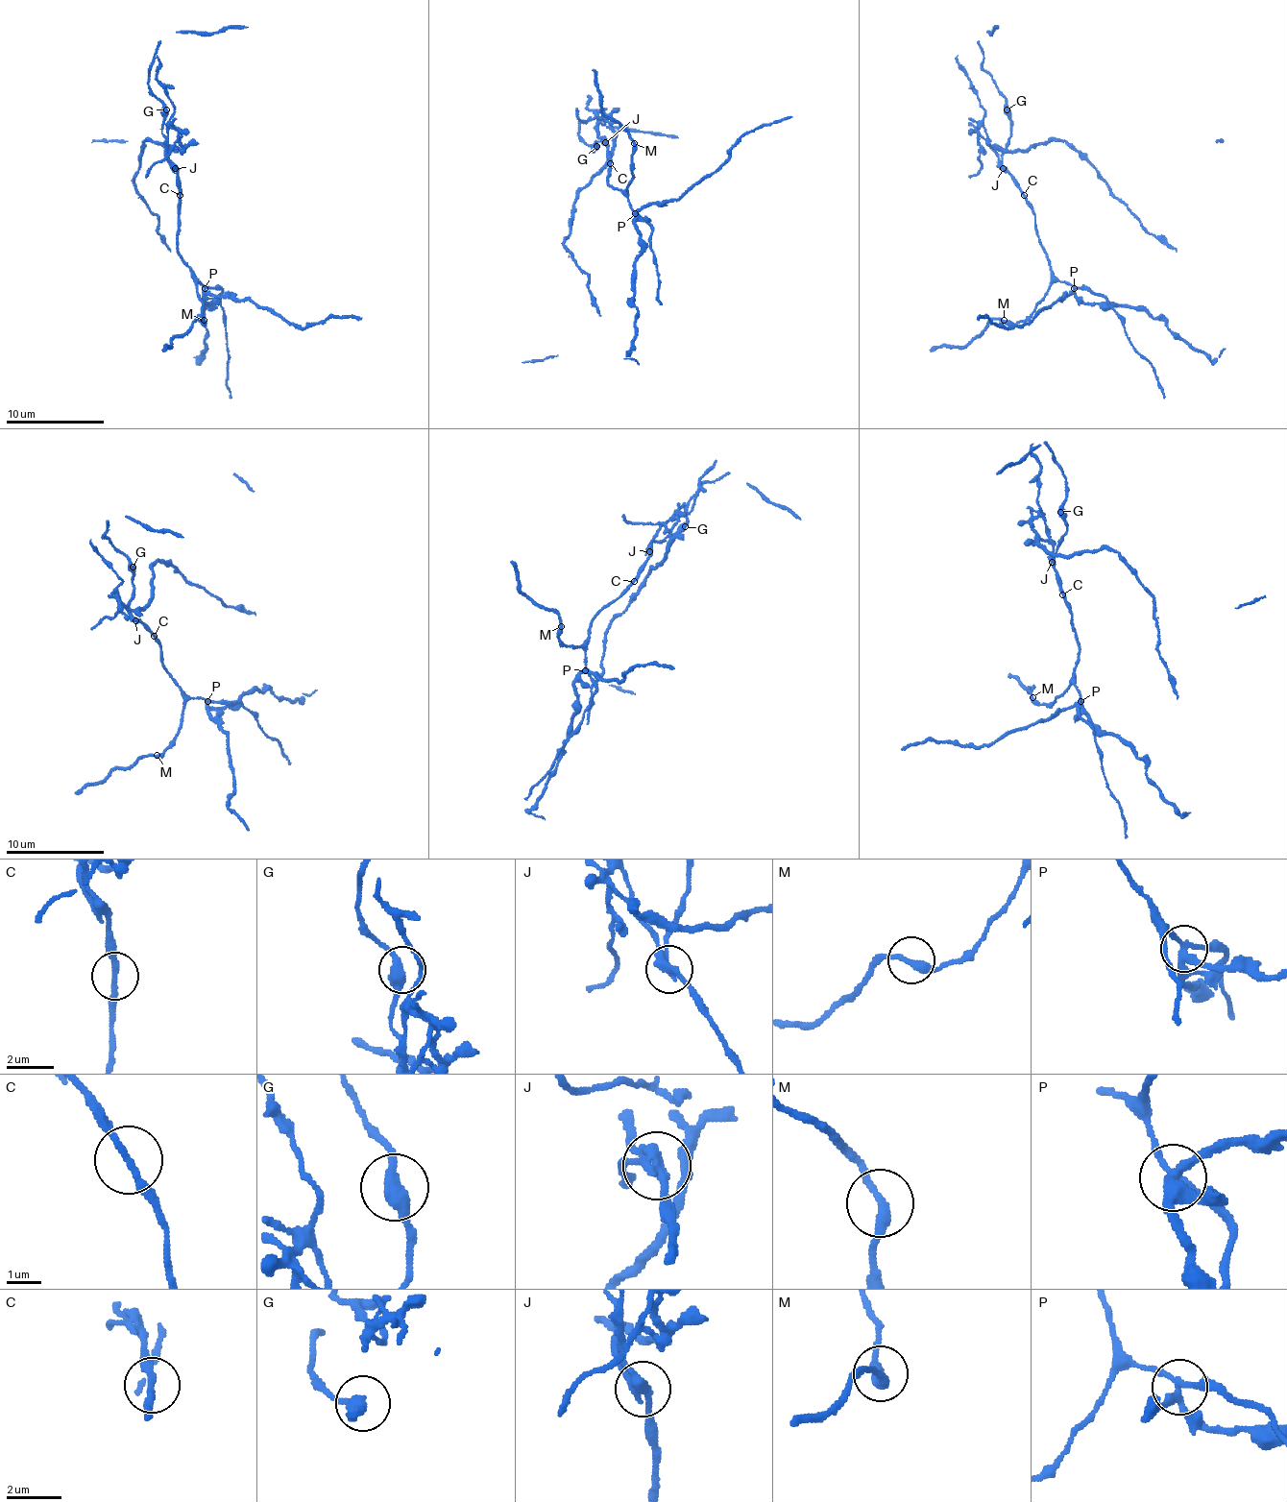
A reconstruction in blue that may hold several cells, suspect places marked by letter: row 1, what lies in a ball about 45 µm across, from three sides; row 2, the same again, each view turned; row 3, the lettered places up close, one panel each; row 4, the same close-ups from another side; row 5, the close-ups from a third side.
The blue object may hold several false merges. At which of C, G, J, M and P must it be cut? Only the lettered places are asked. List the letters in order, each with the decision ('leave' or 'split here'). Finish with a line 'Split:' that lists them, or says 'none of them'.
C: leave
G: leave
J: split here
M: leave
P: split here
Split: J, P

